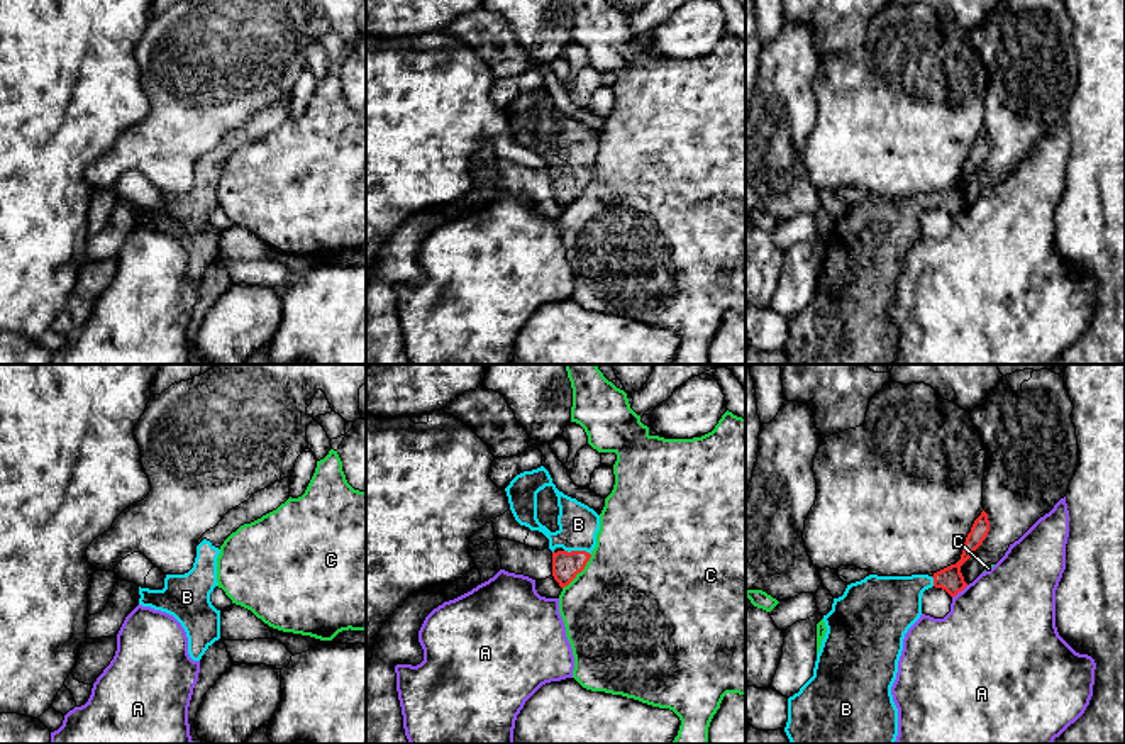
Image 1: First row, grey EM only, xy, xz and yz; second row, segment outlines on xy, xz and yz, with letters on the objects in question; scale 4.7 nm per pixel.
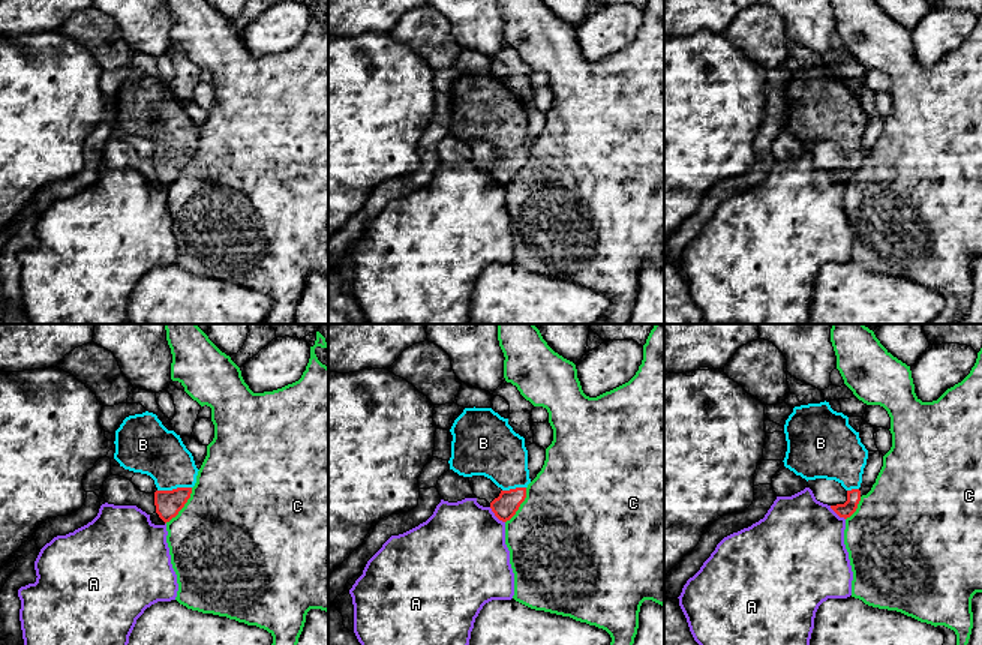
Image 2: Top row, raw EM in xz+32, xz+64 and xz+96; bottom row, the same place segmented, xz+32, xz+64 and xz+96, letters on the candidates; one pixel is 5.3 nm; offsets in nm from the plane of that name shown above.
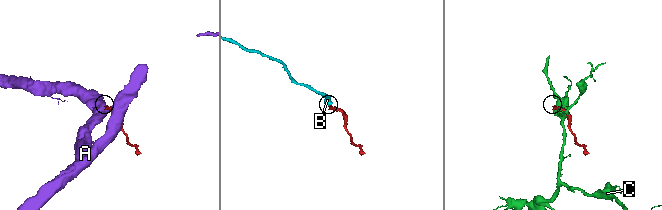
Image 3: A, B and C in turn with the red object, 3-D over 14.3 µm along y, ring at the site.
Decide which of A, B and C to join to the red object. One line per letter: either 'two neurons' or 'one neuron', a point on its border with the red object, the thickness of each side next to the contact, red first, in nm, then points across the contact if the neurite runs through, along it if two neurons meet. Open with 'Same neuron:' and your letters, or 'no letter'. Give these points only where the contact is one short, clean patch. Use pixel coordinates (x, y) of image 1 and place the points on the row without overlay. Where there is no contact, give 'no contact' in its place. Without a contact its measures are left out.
Same neuron: B
A: two neurons; meets red in yz at (959, 210); 120 nm thick on the red side, 480 nm on the other; border along yz (968, 205), (953, 217)
B: one neuron; meets red in xz at (578, 172); 130 nm thick on the red side, 190 nm on the other; runs through xz (566, 185), (578, 172), (578, 144)
C: two neurons; meets red in xz at (580, 192); 130 nm thick on the red side, 500 nm on the other

